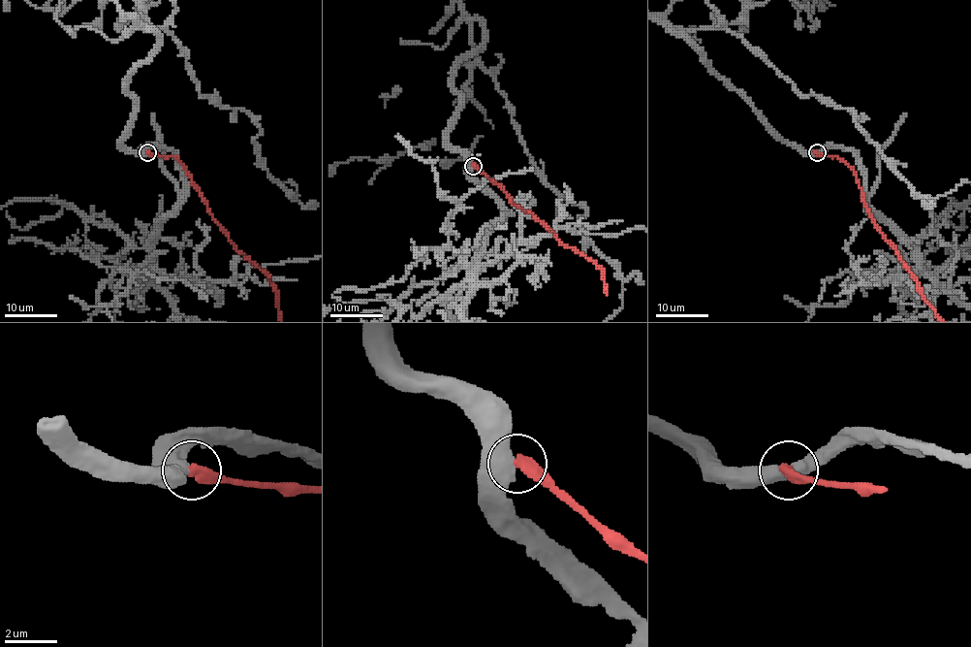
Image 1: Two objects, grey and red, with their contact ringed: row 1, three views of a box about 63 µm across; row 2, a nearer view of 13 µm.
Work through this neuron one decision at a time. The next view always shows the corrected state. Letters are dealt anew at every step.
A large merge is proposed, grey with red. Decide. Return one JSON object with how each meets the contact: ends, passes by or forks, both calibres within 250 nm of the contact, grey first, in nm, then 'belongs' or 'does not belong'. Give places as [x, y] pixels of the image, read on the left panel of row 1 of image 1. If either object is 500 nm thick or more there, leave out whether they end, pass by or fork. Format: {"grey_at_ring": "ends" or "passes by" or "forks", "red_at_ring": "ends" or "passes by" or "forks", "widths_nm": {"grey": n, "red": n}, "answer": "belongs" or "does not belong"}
{"widths_nm": {"grey": 500, "red": 440}, "answer": "does not belong"}

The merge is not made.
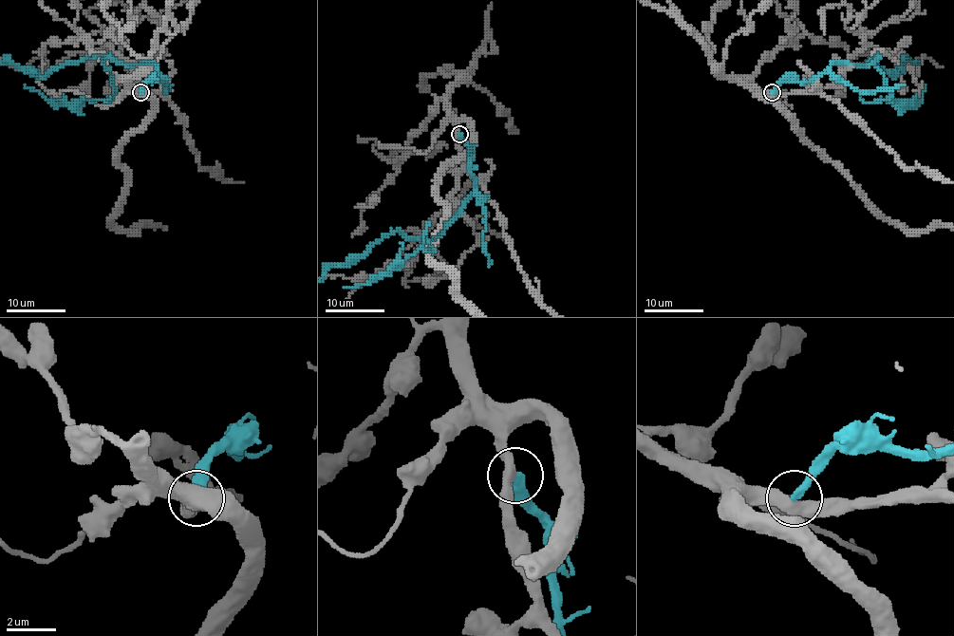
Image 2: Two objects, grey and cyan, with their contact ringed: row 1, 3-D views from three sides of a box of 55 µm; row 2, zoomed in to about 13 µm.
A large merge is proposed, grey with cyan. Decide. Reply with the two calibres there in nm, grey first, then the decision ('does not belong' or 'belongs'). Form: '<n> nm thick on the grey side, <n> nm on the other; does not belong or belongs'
440 nm thick on the grey side, 360 nm on the other; does not belong

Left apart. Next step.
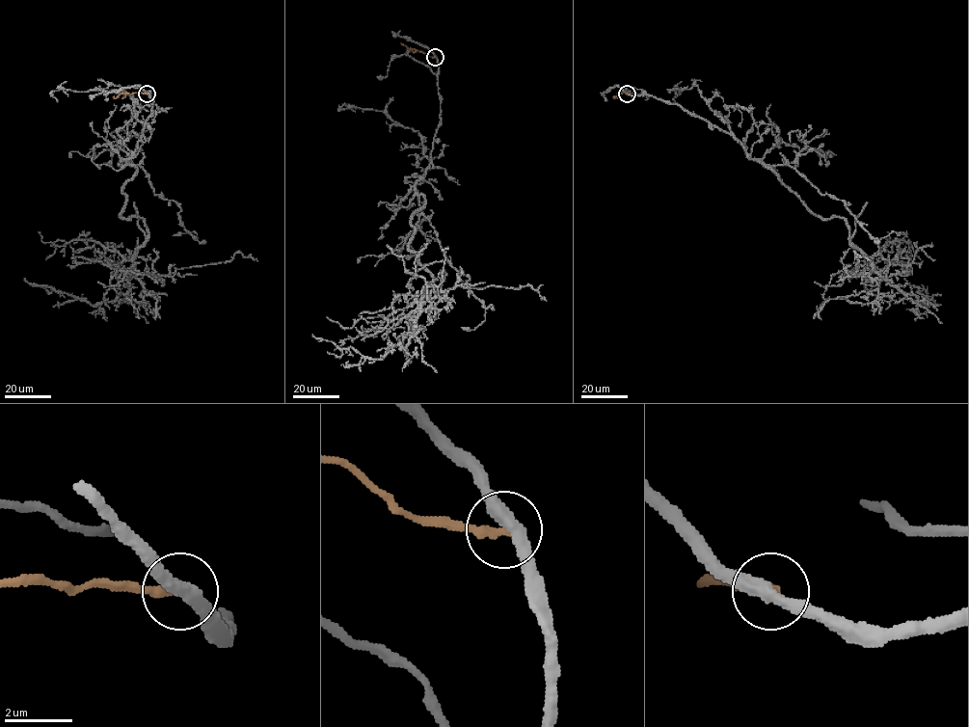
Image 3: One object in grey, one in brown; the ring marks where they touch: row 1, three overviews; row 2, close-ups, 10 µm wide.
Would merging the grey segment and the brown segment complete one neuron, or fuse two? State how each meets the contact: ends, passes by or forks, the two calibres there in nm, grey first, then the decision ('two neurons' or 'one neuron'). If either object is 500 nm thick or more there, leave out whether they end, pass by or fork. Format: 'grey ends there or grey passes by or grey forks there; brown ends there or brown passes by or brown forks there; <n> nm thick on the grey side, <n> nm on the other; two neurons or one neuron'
grey passes by; brown ends there; 400 nm thick on the grey side, 280 nm on the other; two neurons

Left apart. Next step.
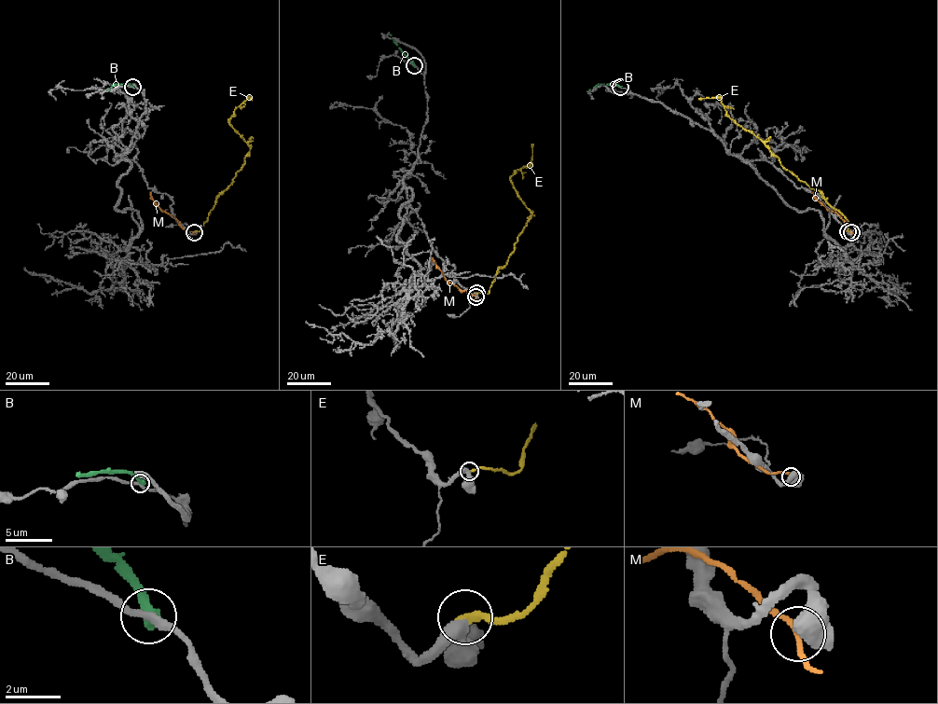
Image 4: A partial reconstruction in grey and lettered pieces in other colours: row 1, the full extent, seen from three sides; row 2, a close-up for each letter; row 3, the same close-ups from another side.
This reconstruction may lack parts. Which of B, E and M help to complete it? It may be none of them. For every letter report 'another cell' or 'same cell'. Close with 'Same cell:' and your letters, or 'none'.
B: another cell
E: same cell
M: another cell
Same cell: E

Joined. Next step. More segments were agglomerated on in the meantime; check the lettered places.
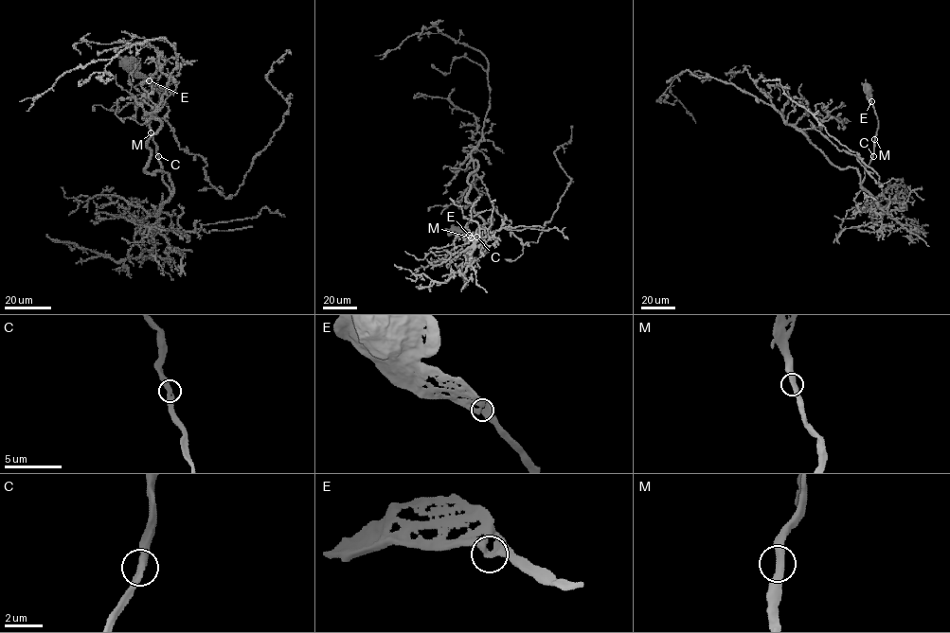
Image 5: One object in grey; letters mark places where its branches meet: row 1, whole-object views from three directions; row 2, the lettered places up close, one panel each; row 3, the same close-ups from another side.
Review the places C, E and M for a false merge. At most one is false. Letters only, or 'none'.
none

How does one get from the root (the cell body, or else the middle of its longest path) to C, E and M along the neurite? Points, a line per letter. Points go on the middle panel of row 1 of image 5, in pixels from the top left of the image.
C: (457, 231), (464, 230), (476, 238), (471, 241), (470, 239), (475, 236)
E: (457, 231), (464, 230), (469, 235)
M: (457, 231), (464, 230), (476, 239), (471, 241), (471, 237)

